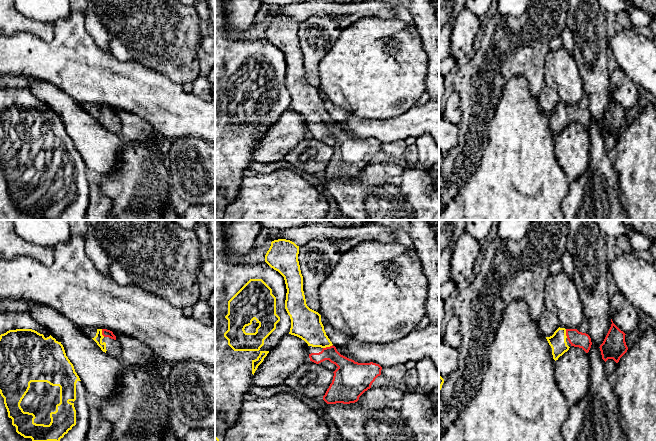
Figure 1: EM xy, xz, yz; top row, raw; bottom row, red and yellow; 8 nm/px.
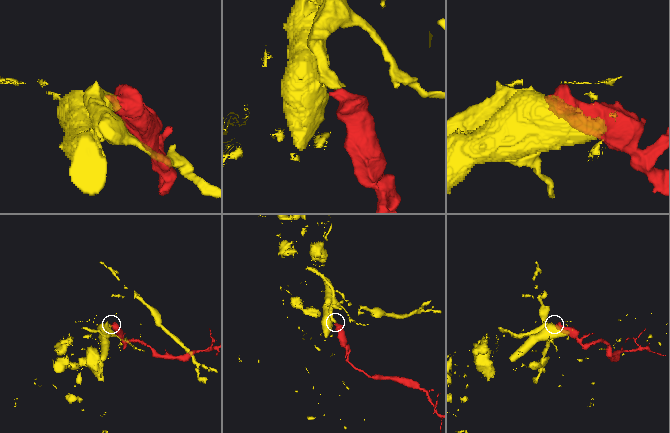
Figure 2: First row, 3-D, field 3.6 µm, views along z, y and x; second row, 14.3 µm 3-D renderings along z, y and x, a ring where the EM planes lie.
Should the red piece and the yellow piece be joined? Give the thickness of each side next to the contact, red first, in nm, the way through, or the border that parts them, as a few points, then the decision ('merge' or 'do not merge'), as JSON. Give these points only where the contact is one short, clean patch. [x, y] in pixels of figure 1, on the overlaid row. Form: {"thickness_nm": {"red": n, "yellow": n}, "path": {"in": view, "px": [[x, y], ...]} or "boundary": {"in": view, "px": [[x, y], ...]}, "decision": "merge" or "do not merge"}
{"thickness_nm": {"red": 180, "yellow": 240}, "path": {"in": "xz", "px": [[348, 370], [327, 347], [306, 324]]}, "decision": "merge"}

